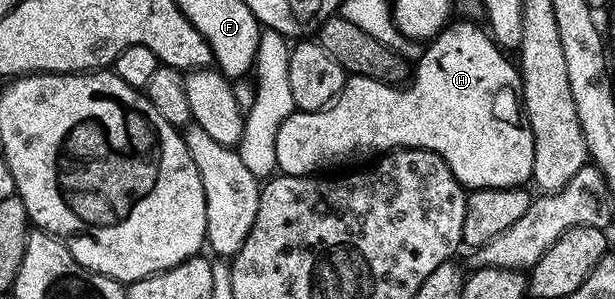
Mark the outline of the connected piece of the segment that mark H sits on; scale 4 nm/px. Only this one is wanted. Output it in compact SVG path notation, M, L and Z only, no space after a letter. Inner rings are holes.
M454 20L452 23L446 24L445 28L425 45L422 58L415 63L414 69L417 70L413 73L413 82L406 89L397 89L401 87L388 81L376 81L370 77L353 75L346 80L340 95L331 104L325 106L324 109L314 113L294 111L279 127L279 135L275 135L277 169L286 177L307 177L316 174L318 171L332 170L329 169L332 165L345 165L352 157L365 157L368 153L384 155L395 149L426 149L435 155L439 155L447 163L447 167L451 167L455 179L465 186L466 190L511 189L524 186L533 175L533 133L529 130L523 116L523 102L519 96L521 75L518 66L514 62L512 65L505 58L508 56L506 56L502 48L496 44L492 36L484 28L481 30L479 26L472 25L474 23L472 20L462 20L457 22Z

